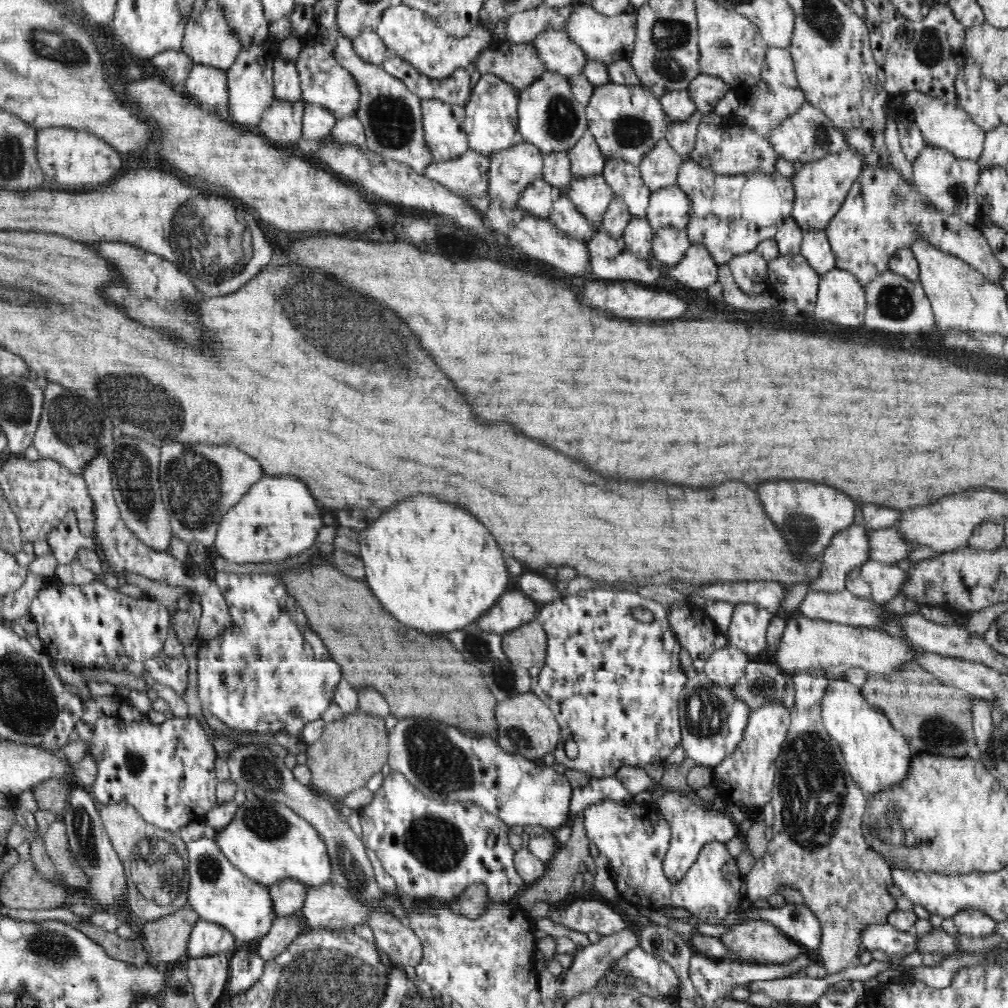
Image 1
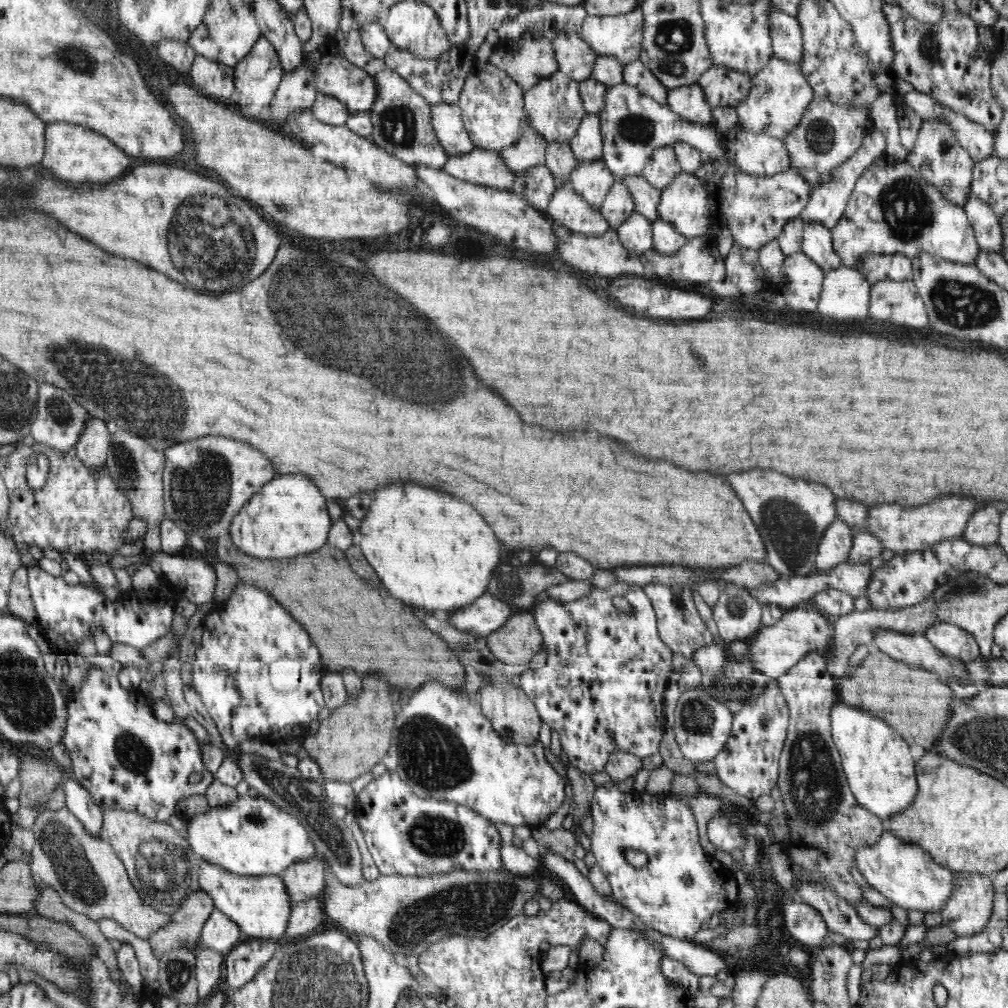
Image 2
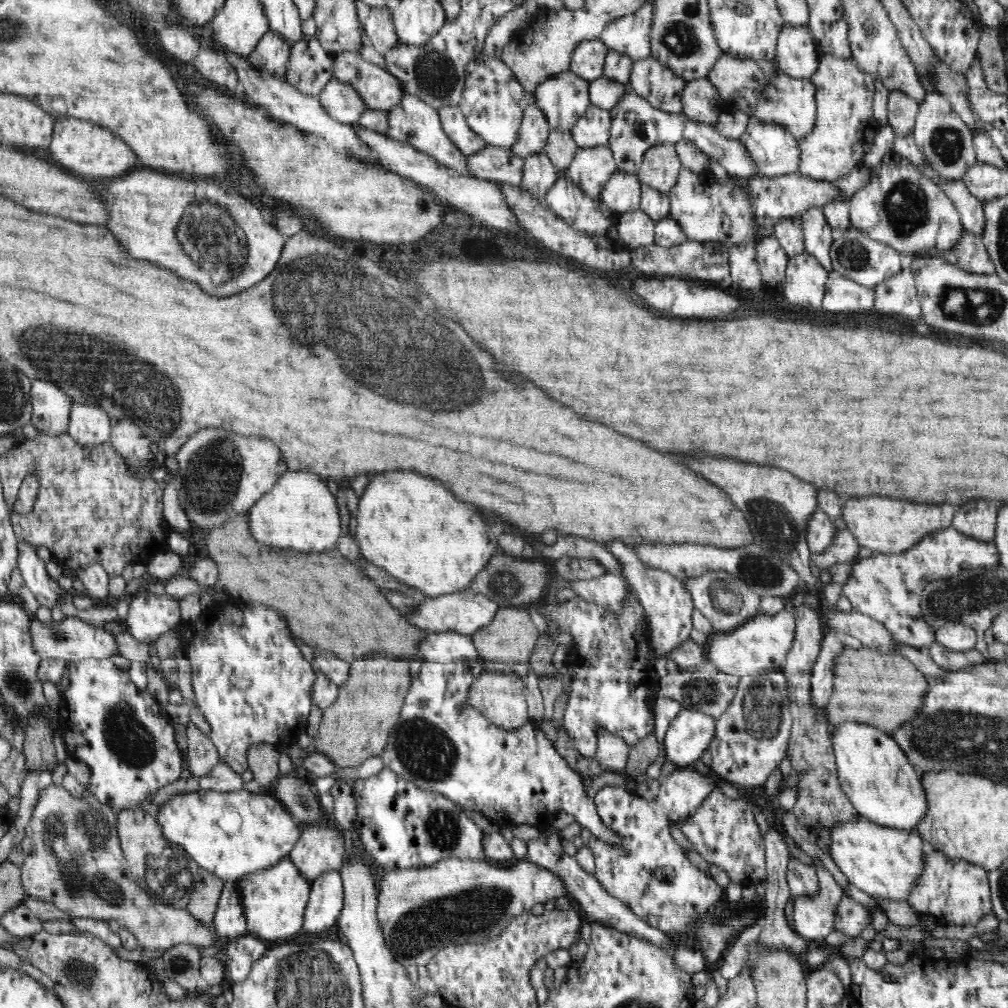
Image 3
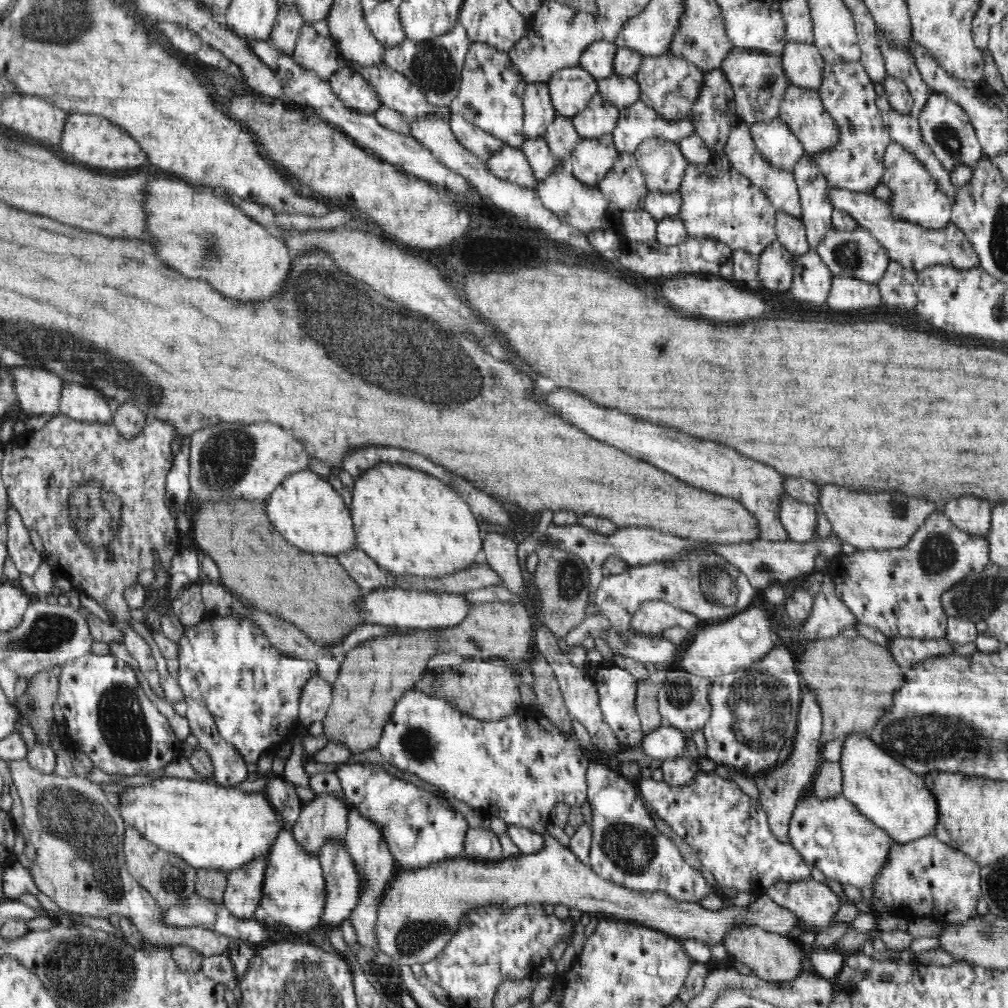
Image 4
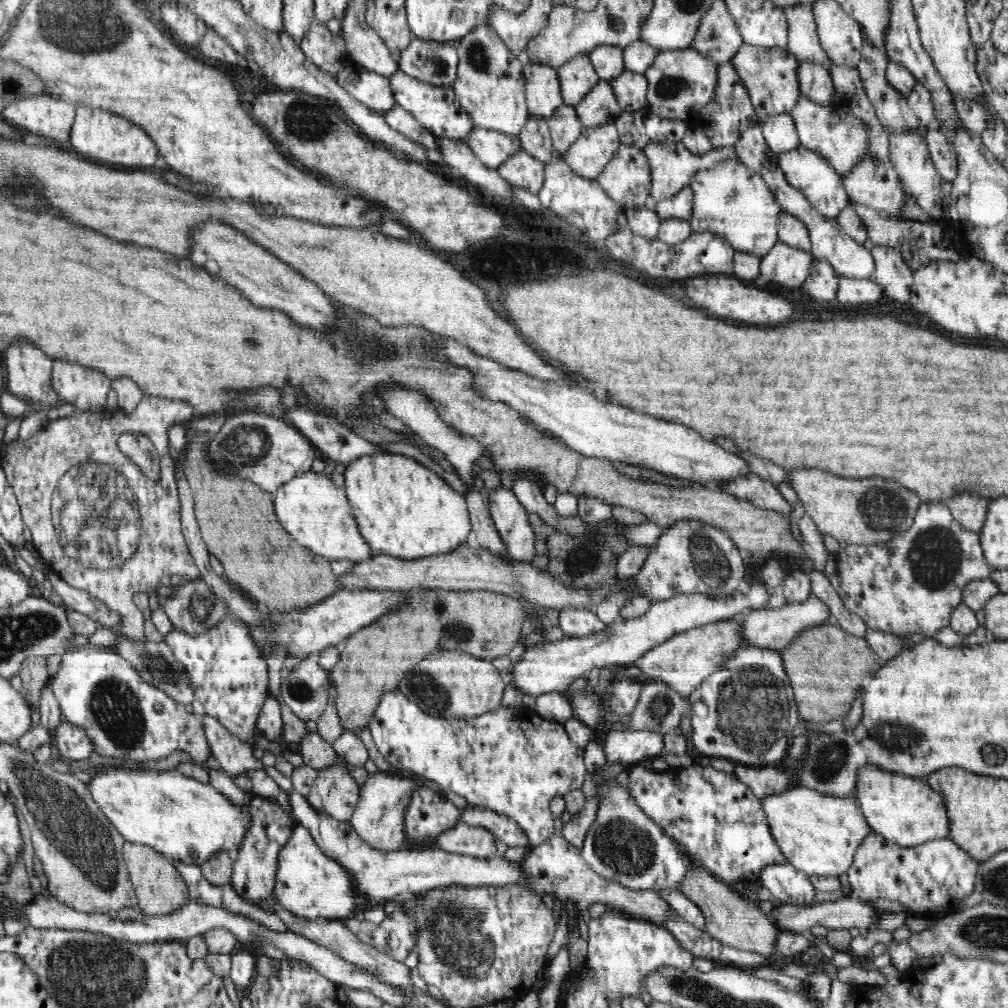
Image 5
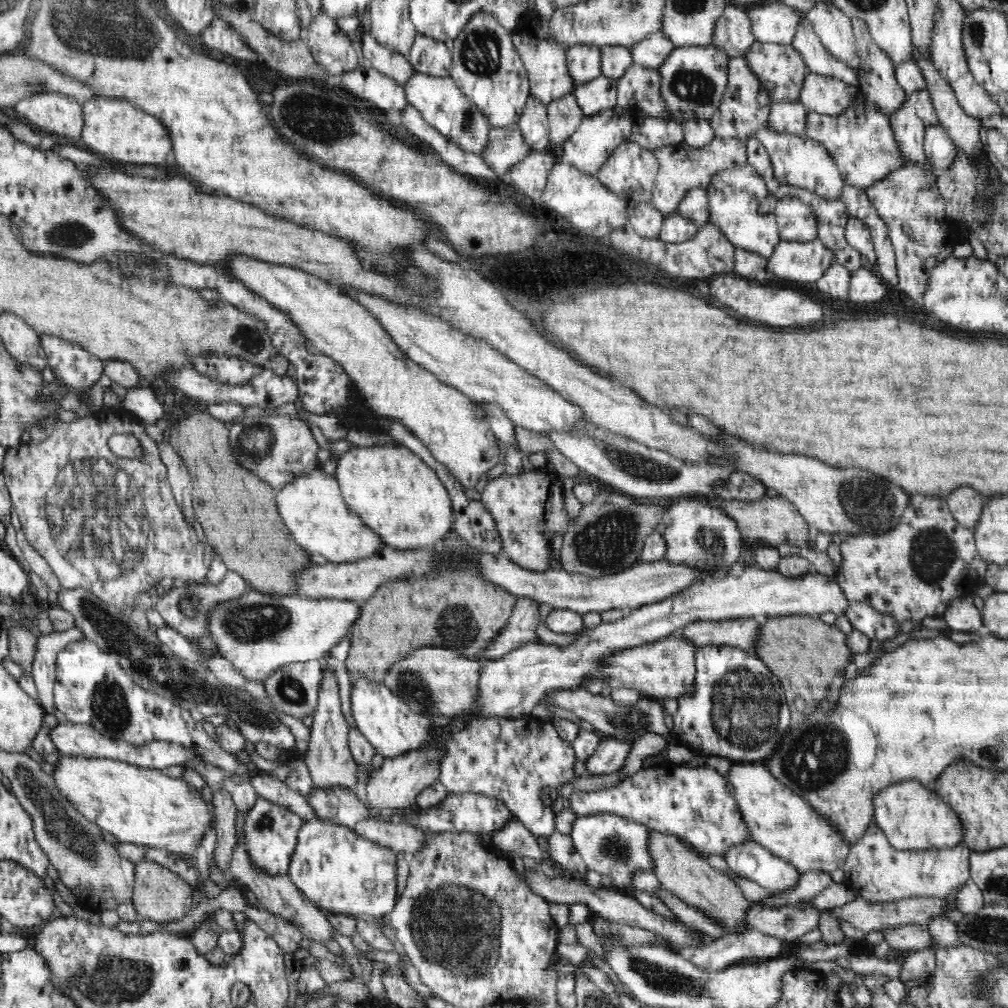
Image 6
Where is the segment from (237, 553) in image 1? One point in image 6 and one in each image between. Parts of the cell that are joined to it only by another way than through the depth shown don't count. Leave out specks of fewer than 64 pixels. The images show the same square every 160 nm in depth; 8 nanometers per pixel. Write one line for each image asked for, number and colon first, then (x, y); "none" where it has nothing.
2: (286, 518)
3: (300, 515)
4: (306, 510)
5: (315, 511)
6: (312, 507)

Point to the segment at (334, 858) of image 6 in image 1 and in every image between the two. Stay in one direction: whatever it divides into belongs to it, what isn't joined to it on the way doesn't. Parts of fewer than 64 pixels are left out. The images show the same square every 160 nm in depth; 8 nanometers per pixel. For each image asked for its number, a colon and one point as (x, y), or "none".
1: (218, 893)
2: (258, 906)
3: (274, 900)
4: (293, 892)
5: (310, 885)

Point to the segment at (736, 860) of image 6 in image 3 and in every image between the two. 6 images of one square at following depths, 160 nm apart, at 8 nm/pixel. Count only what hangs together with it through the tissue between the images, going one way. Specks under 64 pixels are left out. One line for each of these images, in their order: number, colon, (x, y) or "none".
3: (814, 917)
4: (816, 905)
5: (787, 884)

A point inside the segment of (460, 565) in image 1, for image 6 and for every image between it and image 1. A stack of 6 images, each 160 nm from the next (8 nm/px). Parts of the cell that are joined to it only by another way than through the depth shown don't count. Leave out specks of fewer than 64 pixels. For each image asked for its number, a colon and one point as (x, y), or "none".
2: (432, 552)
3: (434, 543)
4: (409, 523)
5: (404, 510)
6: (397, 495)

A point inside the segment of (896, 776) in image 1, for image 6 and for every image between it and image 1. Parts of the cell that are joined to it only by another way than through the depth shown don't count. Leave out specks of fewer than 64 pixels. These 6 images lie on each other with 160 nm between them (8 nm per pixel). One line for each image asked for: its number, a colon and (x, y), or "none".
2: (878, 765)
3: (875, 773)
4: (886, 792)
5: (908, 811)
6: (913, 817)

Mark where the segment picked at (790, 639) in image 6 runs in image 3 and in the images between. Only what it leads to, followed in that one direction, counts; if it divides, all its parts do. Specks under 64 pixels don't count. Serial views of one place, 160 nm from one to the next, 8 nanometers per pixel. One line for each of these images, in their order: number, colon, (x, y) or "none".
3: (883, 688)
4: (853, 680)
5: (826, 665)

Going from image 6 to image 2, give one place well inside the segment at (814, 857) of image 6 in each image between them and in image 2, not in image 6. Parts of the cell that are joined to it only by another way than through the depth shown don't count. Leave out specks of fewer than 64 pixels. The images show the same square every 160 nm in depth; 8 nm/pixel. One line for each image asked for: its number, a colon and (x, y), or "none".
2: (903, 873)
3: (885, 862)
4: (831, 835)
5: (820, 834)

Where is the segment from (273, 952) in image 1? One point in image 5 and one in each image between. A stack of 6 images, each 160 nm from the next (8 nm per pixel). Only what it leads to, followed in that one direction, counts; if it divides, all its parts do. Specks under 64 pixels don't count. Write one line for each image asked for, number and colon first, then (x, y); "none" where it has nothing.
2: (305, 917)
3: (326, 898)
4: (341, 880)
5: (379, 876)

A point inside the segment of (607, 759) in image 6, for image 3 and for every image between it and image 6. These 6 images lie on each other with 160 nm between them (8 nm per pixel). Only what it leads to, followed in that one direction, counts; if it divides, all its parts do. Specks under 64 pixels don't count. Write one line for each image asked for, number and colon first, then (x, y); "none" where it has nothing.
3: (689, 734)
4: (666, 742)
5: (628, 747)

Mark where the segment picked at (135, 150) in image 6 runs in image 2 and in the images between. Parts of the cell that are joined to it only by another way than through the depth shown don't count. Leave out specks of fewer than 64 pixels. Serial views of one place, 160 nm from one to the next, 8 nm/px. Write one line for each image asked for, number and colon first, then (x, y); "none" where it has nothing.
2: (71, 153)
3: (93, 152)
4: (86, 139)
5: (101, 136)

